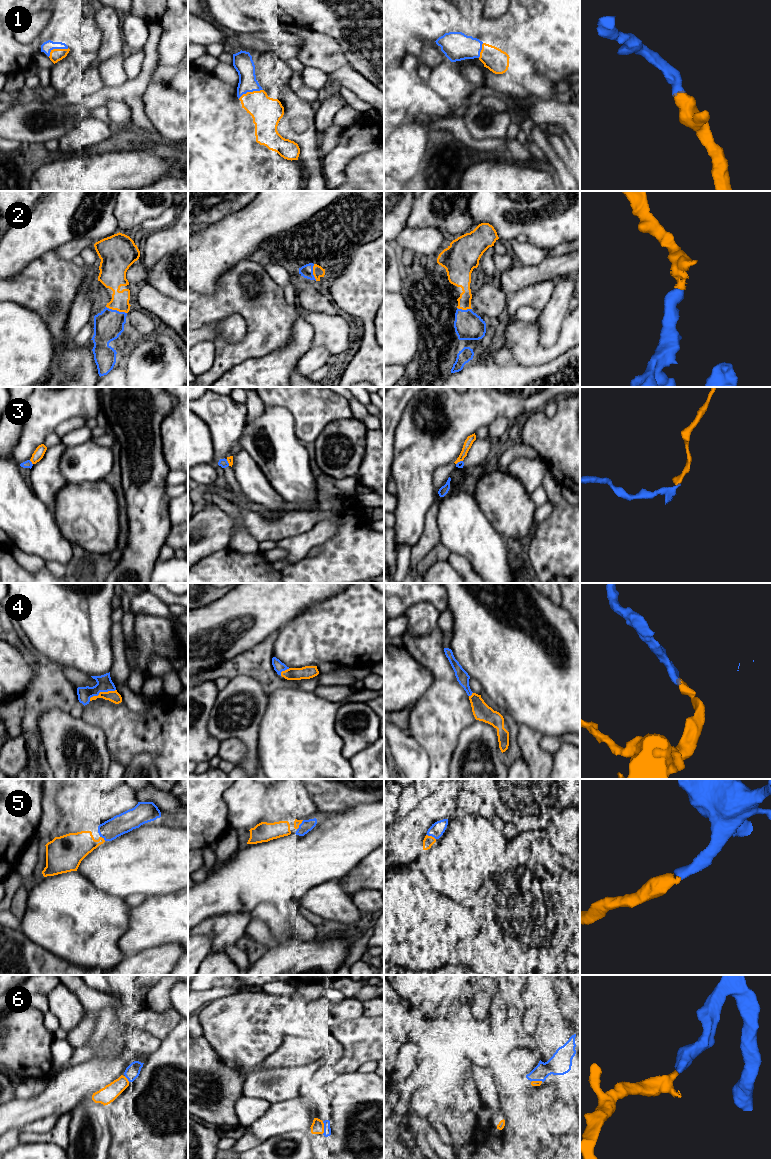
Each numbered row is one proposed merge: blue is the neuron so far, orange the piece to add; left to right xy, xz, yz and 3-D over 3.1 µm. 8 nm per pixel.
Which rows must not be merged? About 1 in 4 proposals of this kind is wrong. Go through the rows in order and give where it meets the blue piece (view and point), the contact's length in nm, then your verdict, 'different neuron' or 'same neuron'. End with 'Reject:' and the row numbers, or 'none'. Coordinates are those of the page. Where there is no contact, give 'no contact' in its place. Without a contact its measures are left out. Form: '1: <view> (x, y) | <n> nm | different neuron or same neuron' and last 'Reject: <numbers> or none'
1: xz (250, 91) | 220 nm | same neuron
2: xy (116, 310) | 180 nm | same neuron
3: xy (31, 462) | 50 nm | different neuron
4: xy (101, 691) | 240 nm | same neuron
5: yz (431, 835) | 90 nm | same neuron
6: xz (324, 1127) | 100 nm | same neuron
Reject: 3

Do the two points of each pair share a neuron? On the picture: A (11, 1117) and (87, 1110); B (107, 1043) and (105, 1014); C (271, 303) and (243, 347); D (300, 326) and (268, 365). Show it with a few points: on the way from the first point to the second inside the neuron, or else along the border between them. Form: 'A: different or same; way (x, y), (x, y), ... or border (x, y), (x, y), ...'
A: different; border (87, 1096), (70, 1112)
B: same; way (107, 1036), (107, 1021)
C: same; way (268, 314), (268, 322), (254, 336)
D: same; way (300, 337), (300, 340), (279, 361)

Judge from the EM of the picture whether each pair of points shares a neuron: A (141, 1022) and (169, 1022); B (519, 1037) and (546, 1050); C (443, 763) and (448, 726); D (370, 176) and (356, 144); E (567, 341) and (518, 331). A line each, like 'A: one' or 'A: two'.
A: one
B: two
C: one
D: two
E: one

